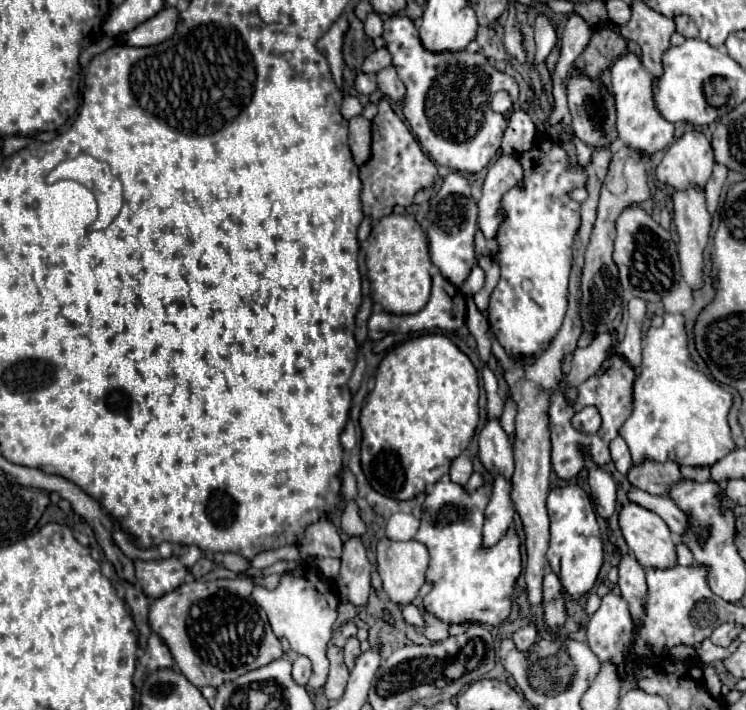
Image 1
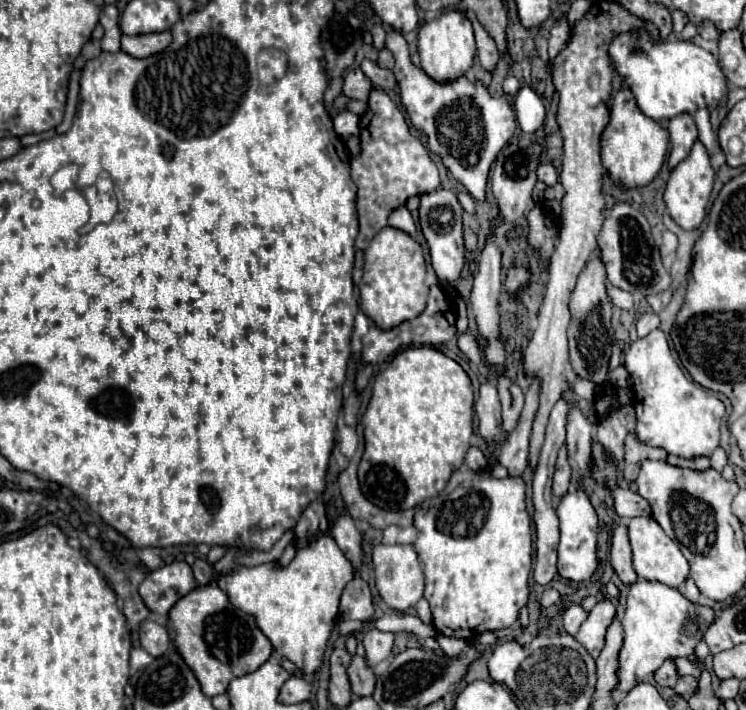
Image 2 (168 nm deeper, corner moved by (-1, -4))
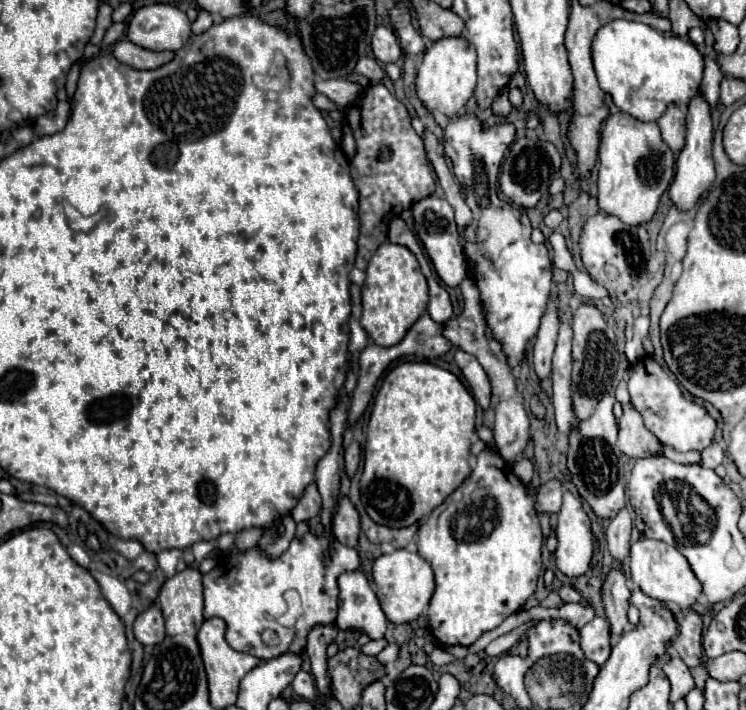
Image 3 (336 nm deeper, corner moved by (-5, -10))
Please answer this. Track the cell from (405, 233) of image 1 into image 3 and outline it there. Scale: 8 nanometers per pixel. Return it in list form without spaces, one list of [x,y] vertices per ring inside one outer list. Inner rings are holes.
[[[383,242],[367,264],[367,278],[363,284],[363,316],[361,326],[369,334],[369,338],[379,346],[397,344],[405,332],[419,320],[419,316],[427,310],[429,288],[427,280],[421,274],[419,262],[415,254],[399,244]]]

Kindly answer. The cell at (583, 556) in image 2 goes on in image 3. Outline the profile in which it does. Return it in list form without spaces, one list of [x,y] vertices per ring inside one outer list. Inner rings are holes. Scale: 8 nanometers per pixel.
[[[569,490],[563,494],[555,532],[559,538],[559,546],[555,550],[557,568],[571,578],[583,576],[593,560],[593,532],[581,500]]]

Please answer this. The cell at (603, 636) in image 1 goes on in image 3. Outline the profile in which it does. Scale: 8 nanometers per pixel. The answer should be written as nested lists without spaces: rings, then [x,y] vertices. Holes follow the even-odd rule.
[[[595,616],[579,630],[579,634],[581,634],[581,648],[585,656],[593,660],[597,666],[605,664],[605,660],[611,654],[611,636],[609,636],[607,618]]]

